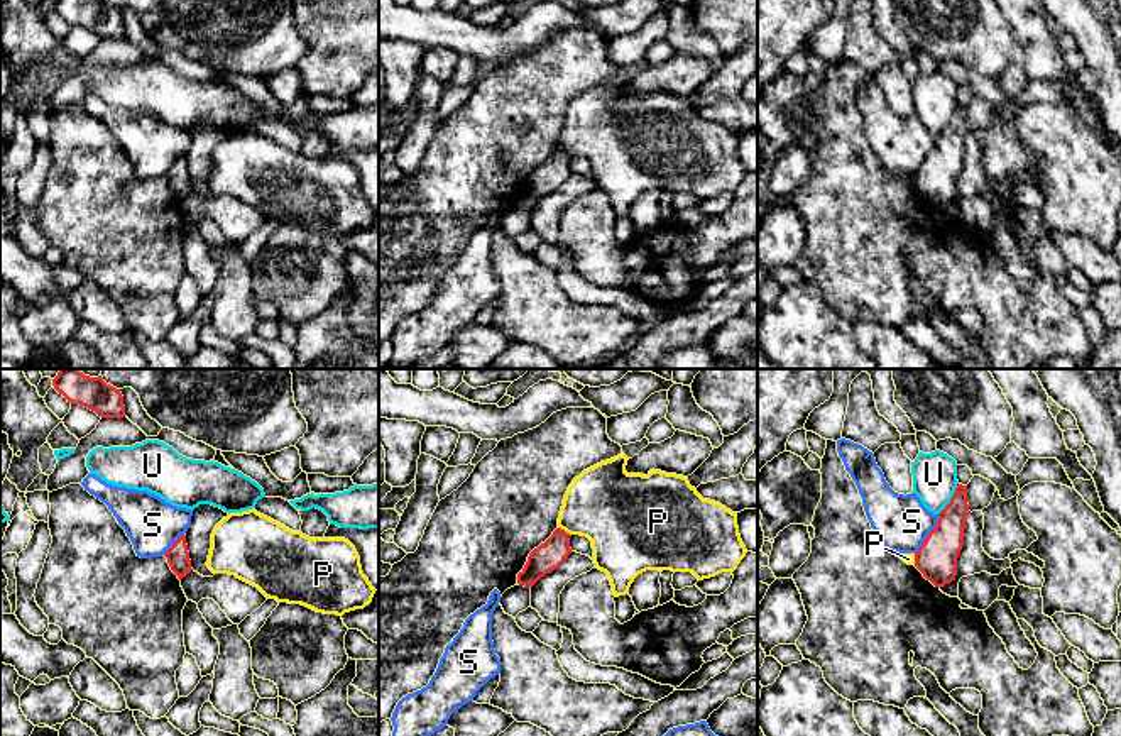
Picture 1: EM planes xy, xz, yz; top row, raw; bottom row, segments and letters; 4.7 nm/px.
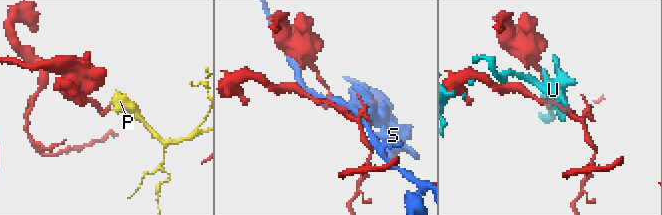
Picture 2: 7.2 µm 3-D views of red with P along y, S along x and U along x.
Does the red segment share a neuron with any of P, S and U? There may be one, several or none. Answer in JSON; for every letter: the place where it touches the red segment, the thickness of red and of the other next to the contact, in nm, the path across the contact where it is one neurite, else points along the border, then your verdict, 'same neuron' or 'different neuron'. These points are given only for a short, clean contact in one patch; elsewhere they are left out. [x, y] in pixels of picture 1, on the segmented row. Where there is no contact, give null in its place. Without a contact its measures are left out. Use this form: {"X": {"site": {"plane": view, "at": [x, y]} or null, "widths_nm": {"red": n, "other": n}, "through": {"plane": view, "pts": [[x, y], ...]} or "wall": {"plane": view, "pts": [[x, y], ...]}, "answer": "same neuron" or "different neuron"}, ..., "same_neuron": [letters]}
{"P": {"site": {"plane": "xz", "at": [563, 530]}, "widths_nm": {"red": 140, "other": 360}, "answer": "different neuron"}, "S": {"site": {"plane": "yz", "at": [927, 535]}, "widths_nm": {"red": 190, "other": 260}, "answer": "different neuron"}, "U": {"site": {"plane": "yz", "at": [952, 498]}, "widths_nm": {"red": 180, "other": 200}, "answer": "different neuron"}, "same_neuron": []}

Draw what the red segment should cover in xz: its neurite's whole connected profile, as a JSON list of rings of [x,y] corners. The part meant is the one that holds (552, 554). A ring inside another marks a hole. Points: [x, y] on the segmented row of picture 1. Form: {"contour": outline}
{"contour": [[[556,528],[544,543],[529,553],[524,568],[517,574],[517,584],[533,587],[541,577],[558,568],[571,553],[570,536],[565,530]]]}

